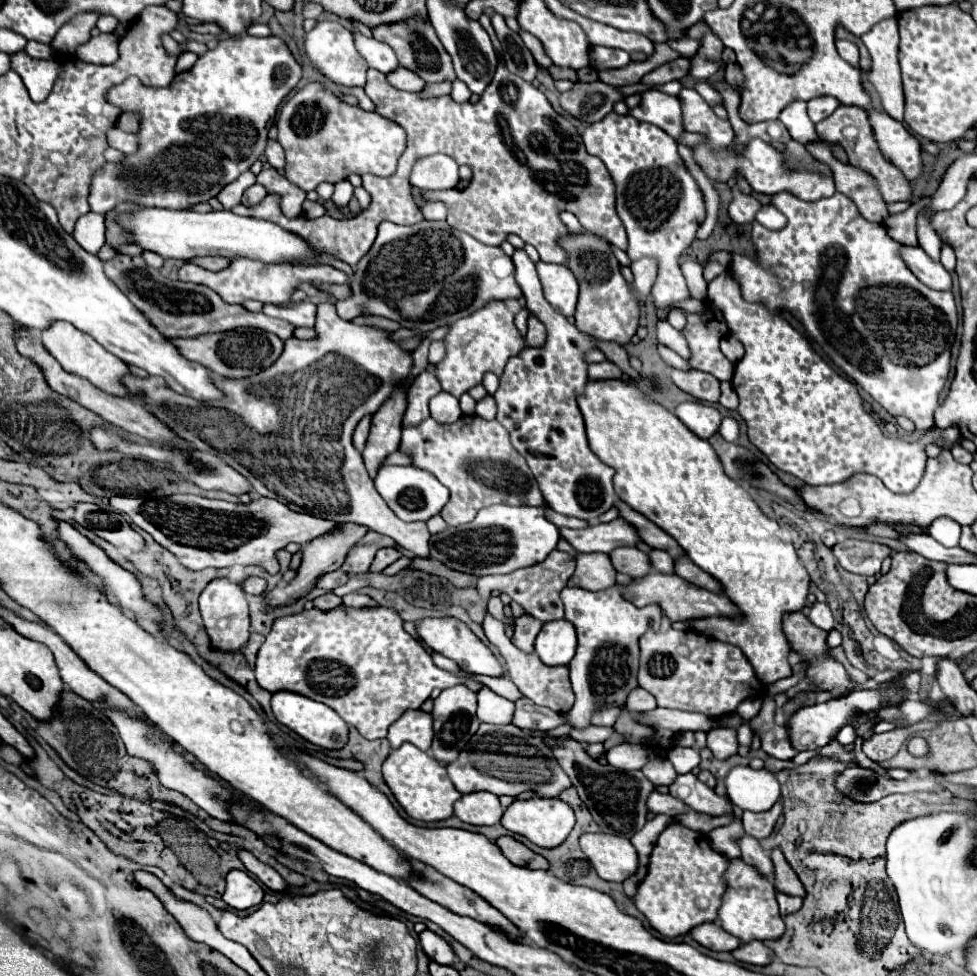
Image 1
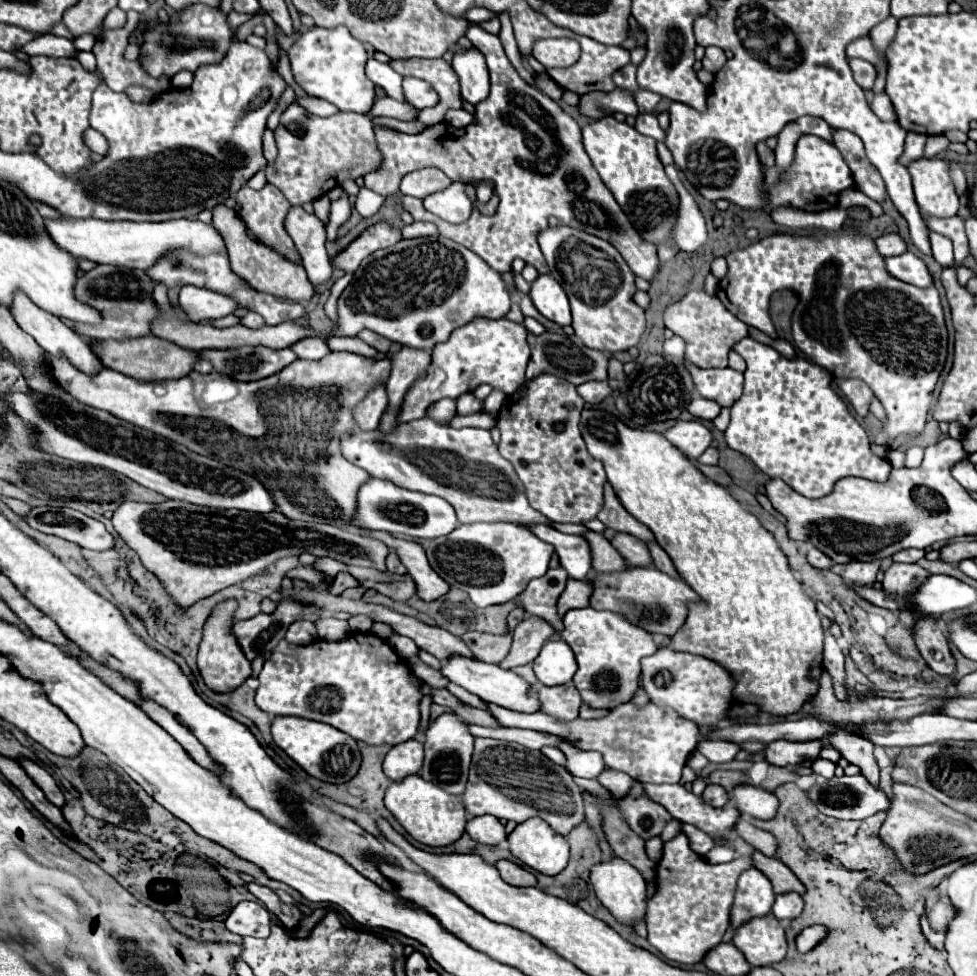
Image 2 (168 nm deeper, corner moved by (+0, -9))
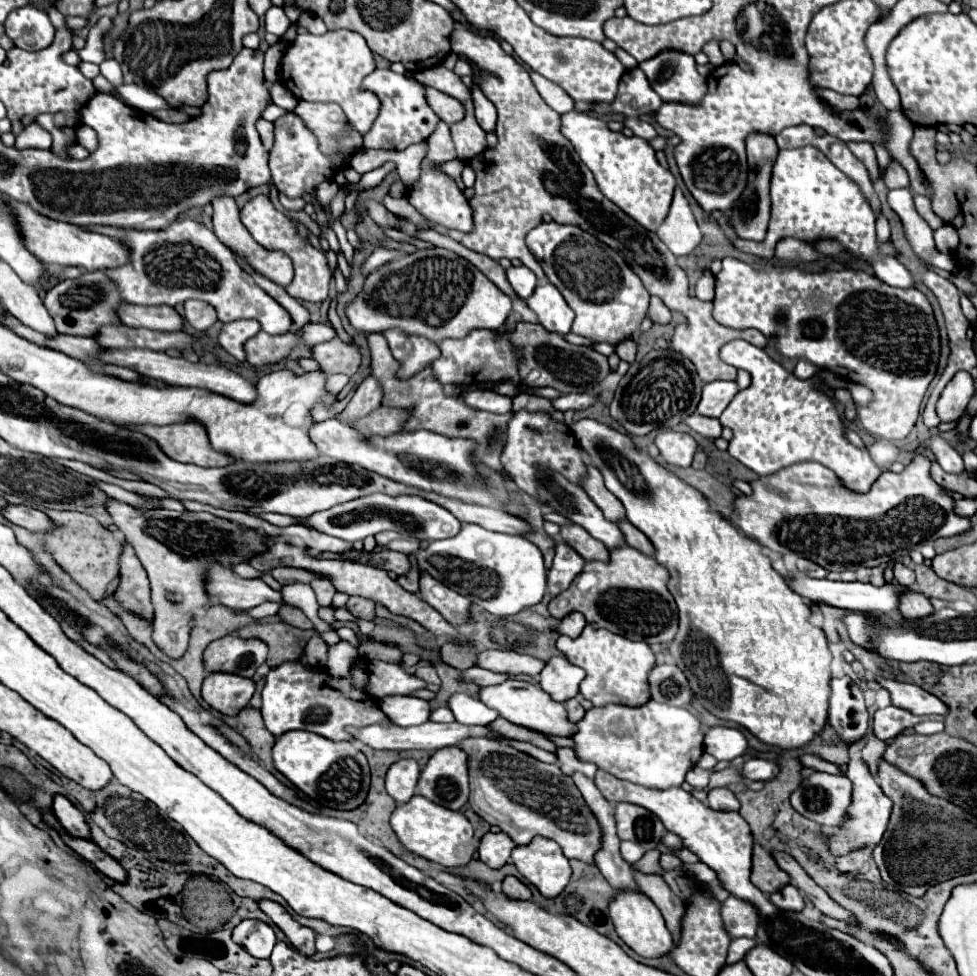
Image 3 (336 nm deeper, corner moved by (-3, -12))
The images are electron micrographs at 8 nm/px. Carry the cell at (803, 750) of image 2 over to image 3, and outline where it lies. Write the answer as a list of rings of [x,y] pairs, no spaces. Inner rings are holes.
[[[750,759],[742,767],[742,775],[748,777],[748,779],[754,779],[754,781],[758,781],[758,779],[766,781],[766,779],[774,779],[778,775],[778,769],[780,769],[778,761],[772,761],[772,759]]]

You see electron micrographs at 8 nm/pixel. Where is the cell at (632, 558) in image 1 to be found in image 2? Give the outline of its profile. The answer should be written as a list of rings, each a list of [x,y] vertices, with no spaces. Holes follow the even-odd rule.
[[[585,532],[583,538],[589,542],[591,548],[591,564],[597,572],[619,572],[627,568],[623,558],[619,558],[619,552],[597,532]]]

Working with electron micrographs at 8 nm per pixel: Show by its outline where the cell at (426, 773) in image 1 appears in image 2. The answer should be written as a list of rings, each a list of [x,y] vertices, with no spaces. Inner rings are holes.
[[[411,776],[411,778],[405,778],[403,782],[391,782],[385,794],[385,806],[407,830],[407,834],[411,834],[417,842],[425,846],[433,846],[433,848],[451,846],[465,832],[467,816],[465,816],[465,806],[461,798],[455,798],[439,790],[439,786],[423,780],[421,776]]]

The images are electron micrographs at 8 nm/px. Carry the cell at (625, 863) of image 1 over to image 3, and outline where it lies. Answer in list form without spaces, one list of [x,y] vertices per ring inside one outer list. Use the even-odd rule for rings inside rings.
[[[624,889],[622,893],[616,893],[616,897],[610,899],[608,909],[610,909],[610,919],[616,927],[616,933],[638,955],[642,955],[642,957],[660,957],[660,955],[664,955],[672,949],[674,941],[672,941],[670,931],[664,925],[664,917],[662,917],[660,909],[654,905],[654,901],[650,901],[638,889]]]

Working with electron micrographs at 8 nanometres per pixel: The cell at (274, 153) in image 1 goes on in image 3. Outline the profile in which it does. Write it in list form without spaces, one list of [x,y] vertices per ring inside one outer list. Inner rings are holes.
[[[260,119],[256,123],[256,127],[258,127],[258,133],[262,137],[262,143],[264,143],[266,151],[270,151],[272,149],[272,143],[274,143],[274,123],[270,123],[266,119]]]

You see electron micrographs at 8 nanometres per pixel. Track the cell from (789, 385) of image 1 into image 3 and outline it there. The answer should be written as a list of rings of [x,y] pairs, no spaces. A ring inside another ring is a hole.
[[[744,339],[726,343],[720,355],[728,365],[746,369],[752,375],[750,387],[740,391],[720,415],[720,423],[734,433],[728,445],[728,453],[734,459],[758,475],[774,475],[794,463],[816,461],[842,477],[844,485],[852,491],[866,493],[872,487],[882,471],[868,453],[858,451],[844,437],[846,425],[842,423],[832,399],[820,391],[822,379],[818,373],[810,379],[798,379],[778,361],[770,359],[764,349],[754,347]]]

